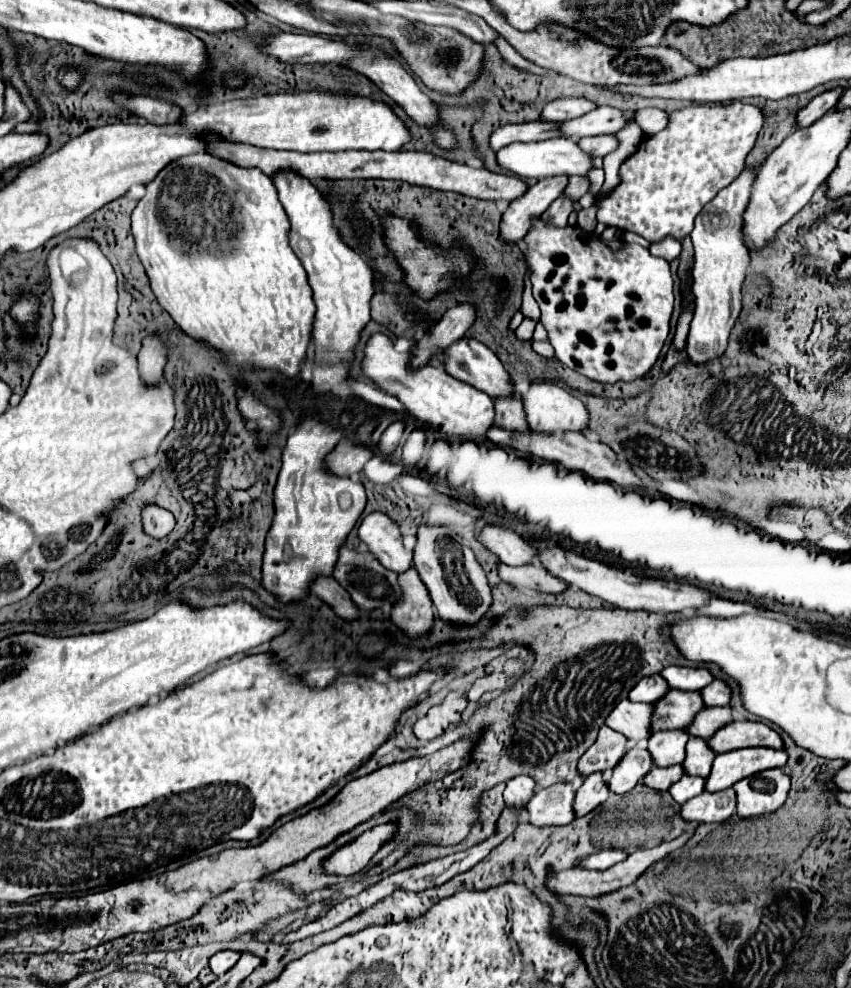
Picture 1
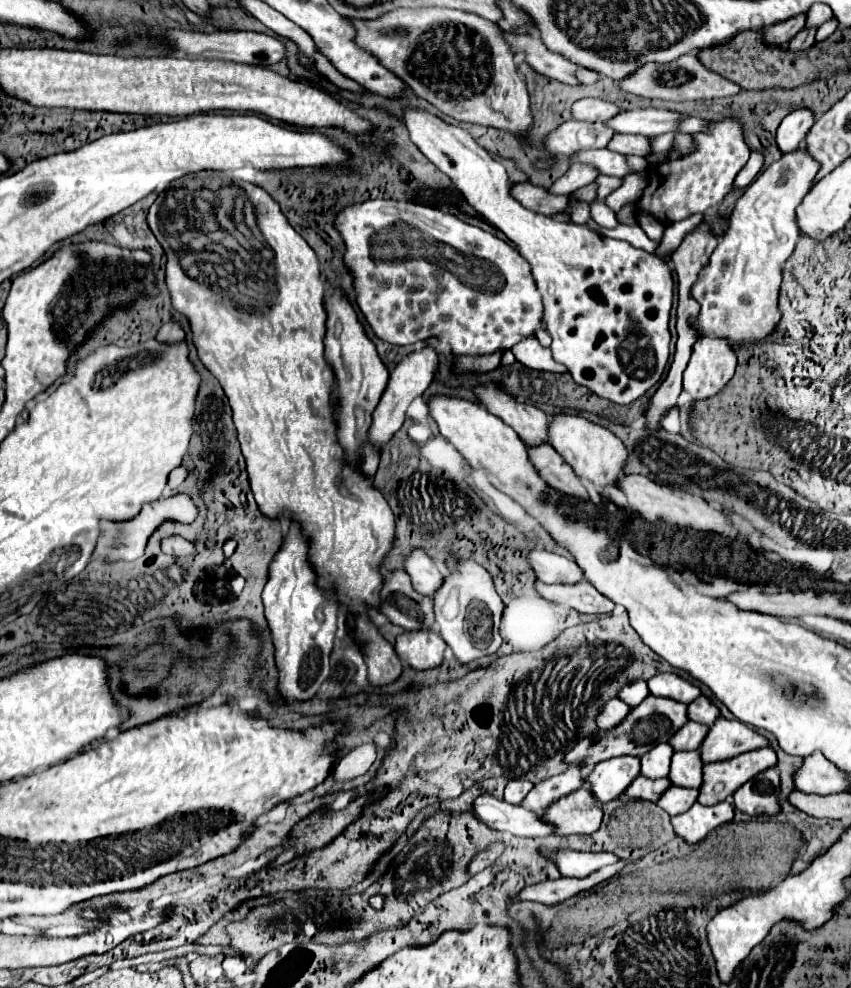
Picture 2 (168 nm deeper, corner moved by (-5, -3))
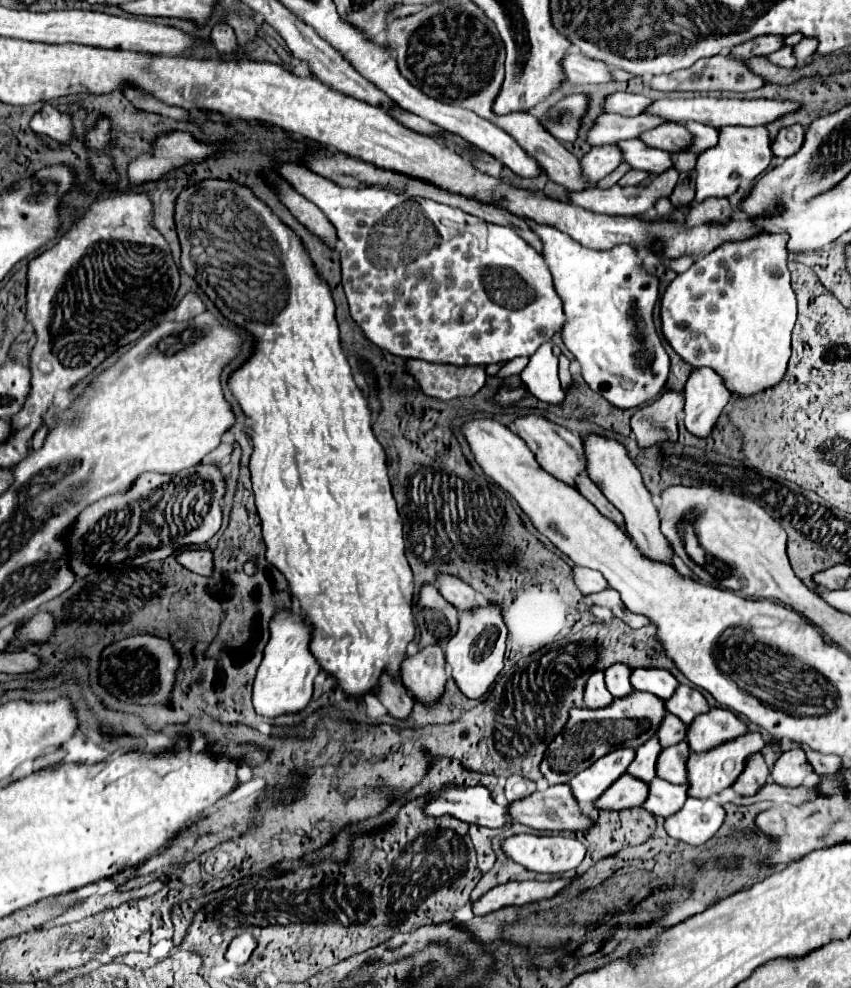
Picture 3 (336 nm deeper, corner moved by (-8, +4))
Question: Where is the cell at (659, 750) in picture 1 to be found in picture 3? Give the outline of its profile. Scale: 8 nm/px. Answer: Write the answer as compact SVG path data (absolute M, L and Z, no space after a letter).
M655 737L643 743L643 747L635 751L635 759L627 767L627 773L639 781L645 781L645 783L651 781L655 777L655 759L659 757L659 751L661 747Z

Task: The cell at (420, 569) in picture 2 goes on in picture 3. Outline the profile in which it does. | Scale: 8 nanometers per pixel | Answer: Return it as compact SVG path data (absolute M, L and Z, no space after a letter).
M441 575L437 579L437 583L439 583L441 595L451 605L455 605L455 609L459 609L459 611L475 611L479 607L477 591L473 587L469 587L467 583L463 583L461 579L455 579L455 577L449 577L449 575Z

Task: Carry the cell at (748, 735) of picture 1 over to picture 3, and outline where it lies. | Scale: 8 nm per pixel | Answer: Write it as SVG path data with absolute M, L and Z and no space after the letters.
M715 707L693 719L687 727L685 739L691 751L703 753L707 747L715 747L717 743L725 743L727 739L735 739L743 733L747 733L747 725L733 711Z

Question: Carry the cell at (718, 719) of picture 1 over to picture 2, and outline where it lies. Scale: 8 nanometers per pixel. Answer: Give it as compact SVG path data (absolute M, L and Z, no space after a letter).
M686 722L674 736L672 736L672 746L674 750L698 750L698 746L704 742L708 736L710 726L698 724L698 722Z

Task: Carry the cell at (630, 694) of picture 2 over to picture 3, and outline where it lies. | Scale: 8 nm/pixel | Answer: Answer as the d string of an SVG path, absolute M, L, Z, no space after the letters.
M613 663L603 671L605 687L613 697L623 697L633 691L629 683L629 673L631 673L631 667L627 667L625 663Z

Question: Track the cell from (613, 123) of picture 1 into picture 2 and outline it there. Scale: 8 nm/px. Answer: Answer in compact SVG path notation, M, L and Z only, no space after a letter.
M644 108L644 110L628 110L612 116L604 124L618 134L642 134L642 136L660 136L664 132L672 132L682 116L670 110Z

